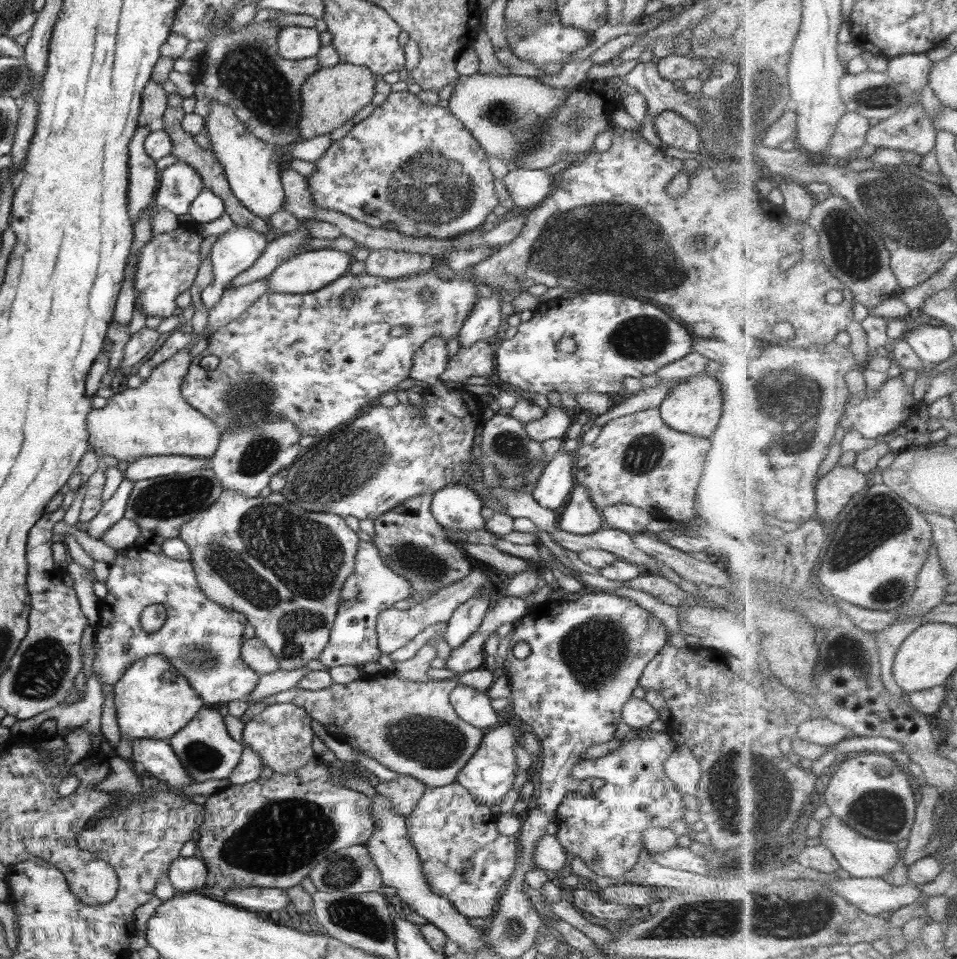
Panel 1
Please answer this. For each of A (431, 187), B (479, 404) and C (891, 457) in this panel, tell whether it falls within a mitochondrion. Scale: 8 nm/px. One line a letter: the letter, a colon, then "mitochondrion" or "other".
A: mitochondrion
B: other
C: other

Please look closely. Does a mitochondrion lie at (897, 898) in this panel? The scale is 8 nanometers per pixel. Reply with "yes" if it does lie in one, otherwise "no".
no

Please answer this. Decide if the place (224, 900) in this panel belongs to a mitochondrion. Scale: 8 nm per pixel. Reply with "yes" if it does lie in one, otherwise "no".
no

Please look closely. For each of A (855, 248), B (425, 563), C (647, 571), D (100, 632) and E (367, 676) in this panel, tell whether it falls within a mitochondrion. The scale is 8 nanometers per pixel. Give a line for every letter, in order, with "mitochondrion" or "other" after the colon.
A: mitochondrion
B: mitochondrion
C: other
D: other
E: other

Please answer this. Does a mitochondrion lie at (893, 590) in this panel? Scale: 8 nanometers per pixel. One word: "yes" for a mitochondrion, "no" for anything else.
yes

